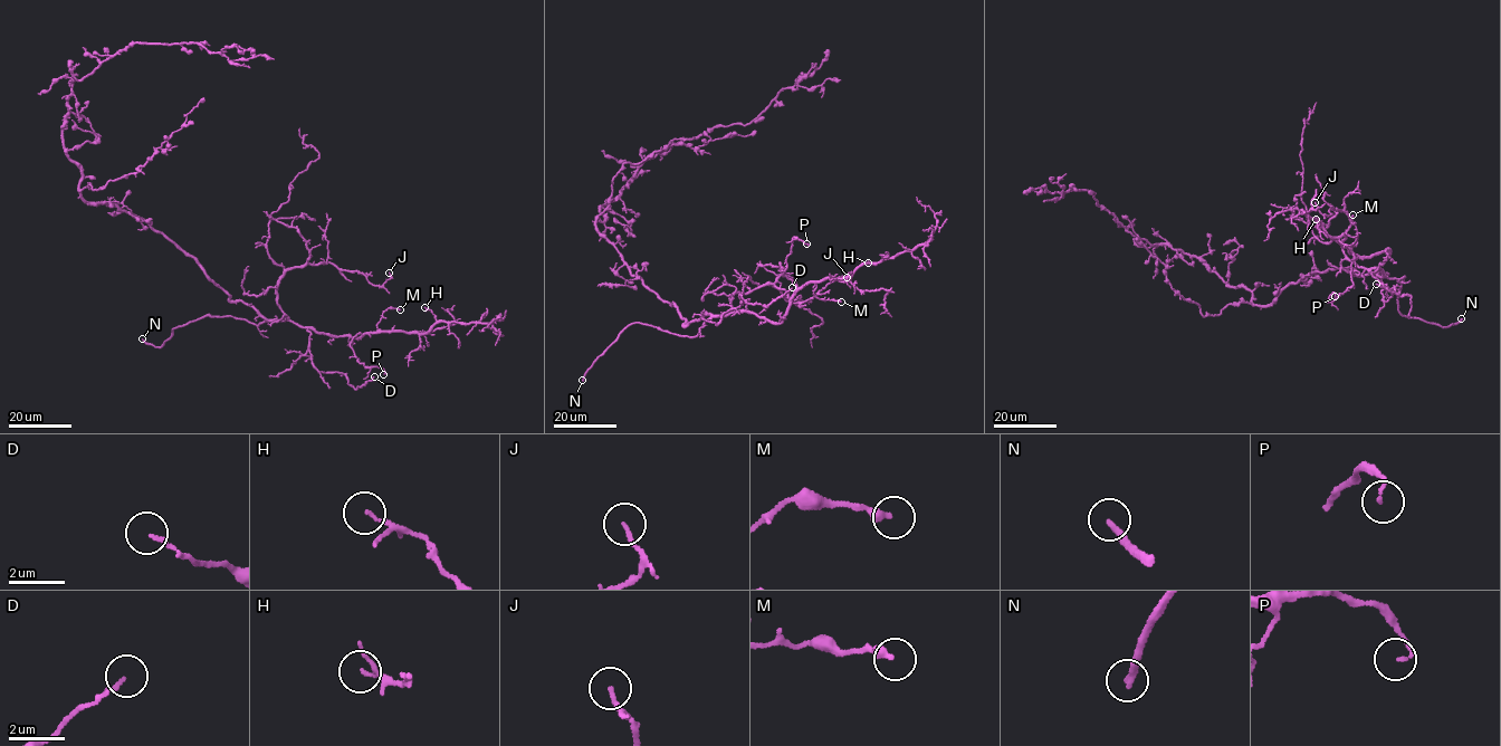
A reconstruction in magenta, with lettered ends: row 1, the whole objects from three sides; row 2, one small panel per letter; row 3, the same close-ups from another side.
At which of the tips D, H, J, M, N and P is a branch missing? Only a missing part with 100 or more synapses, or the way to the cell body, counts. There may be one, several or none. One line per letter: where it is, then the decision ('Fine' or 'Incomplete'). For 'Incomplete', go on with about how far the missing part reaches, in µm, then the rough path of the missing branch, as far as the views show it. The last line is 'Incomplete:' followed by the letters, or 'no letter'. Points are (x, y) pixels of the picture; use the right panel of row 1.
D: Place: (1376, 284). Fine
H: Place: (1316, 219). Fine
J: Place: (1315, 202). Fine
M: Place: (1353, 214). Fine
N: Place: (1461, 318). Incomplete. Missing length about 30 µm. Course of what is missing: (1461, 318), (1462, 308), (1459, 302), (1461, 294), (1481, 274), (1493, 274)
P: Place: (1335, 296). Fine
Incomplete: N

